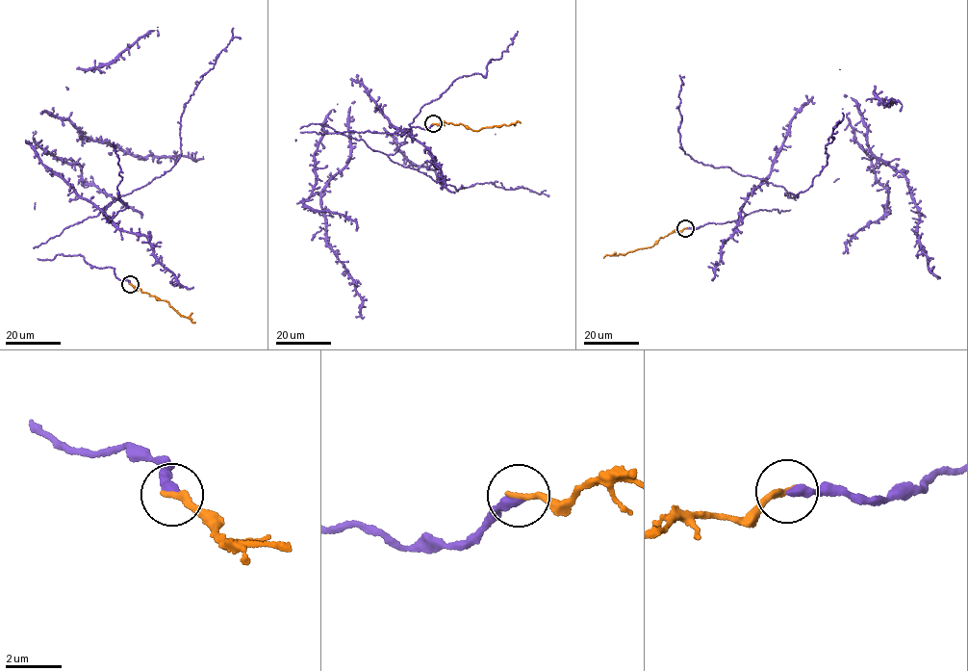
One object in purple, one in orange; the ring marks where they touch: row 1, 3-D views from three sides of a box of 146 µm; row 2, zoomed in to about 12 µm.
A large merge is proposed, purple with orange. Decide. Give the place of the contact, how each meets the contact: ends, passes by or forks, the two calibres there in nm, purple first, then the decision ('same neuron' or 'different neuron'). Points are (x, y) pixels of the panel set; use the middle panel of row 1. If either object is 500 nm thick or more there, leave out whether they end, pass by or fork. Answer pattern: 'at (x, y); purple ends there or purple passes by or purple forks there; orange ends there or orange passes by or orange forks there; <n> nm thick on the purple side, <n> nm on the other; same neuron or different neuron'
at (433, 123); purple ends there; orange ends there; 360 nm thick on the purple side, 240 nm on the other; same neuron

